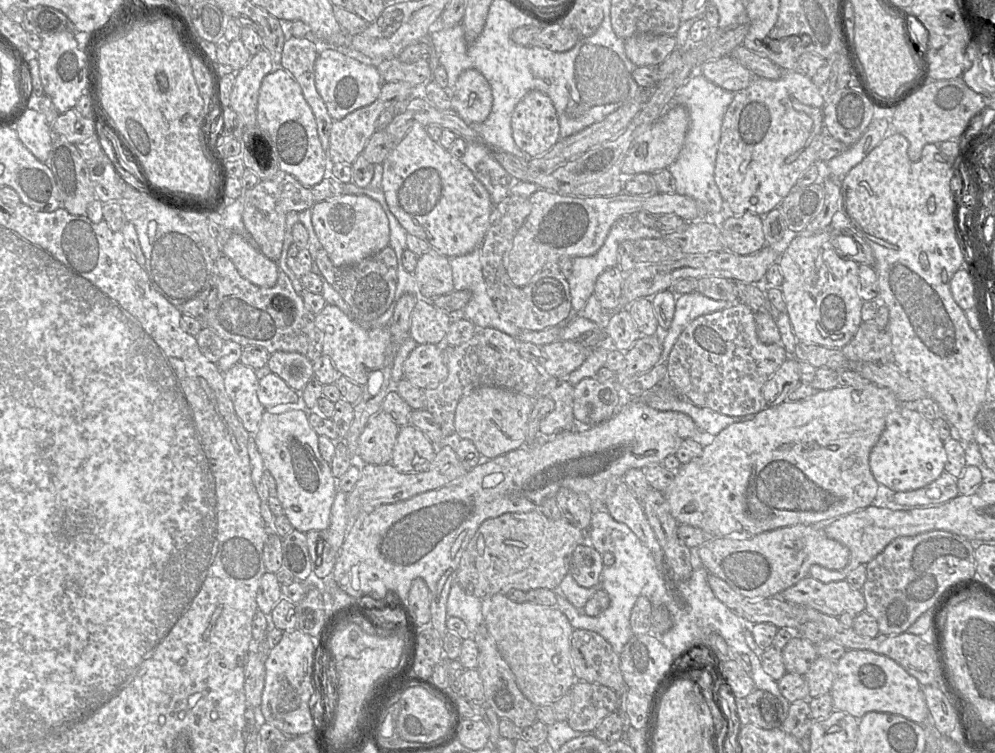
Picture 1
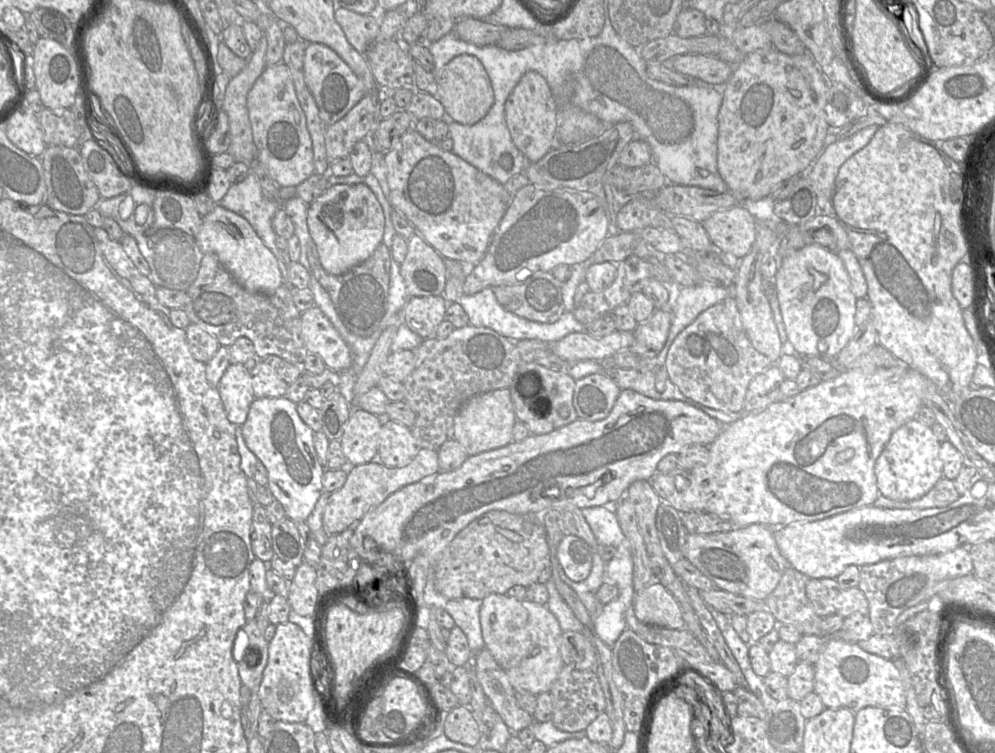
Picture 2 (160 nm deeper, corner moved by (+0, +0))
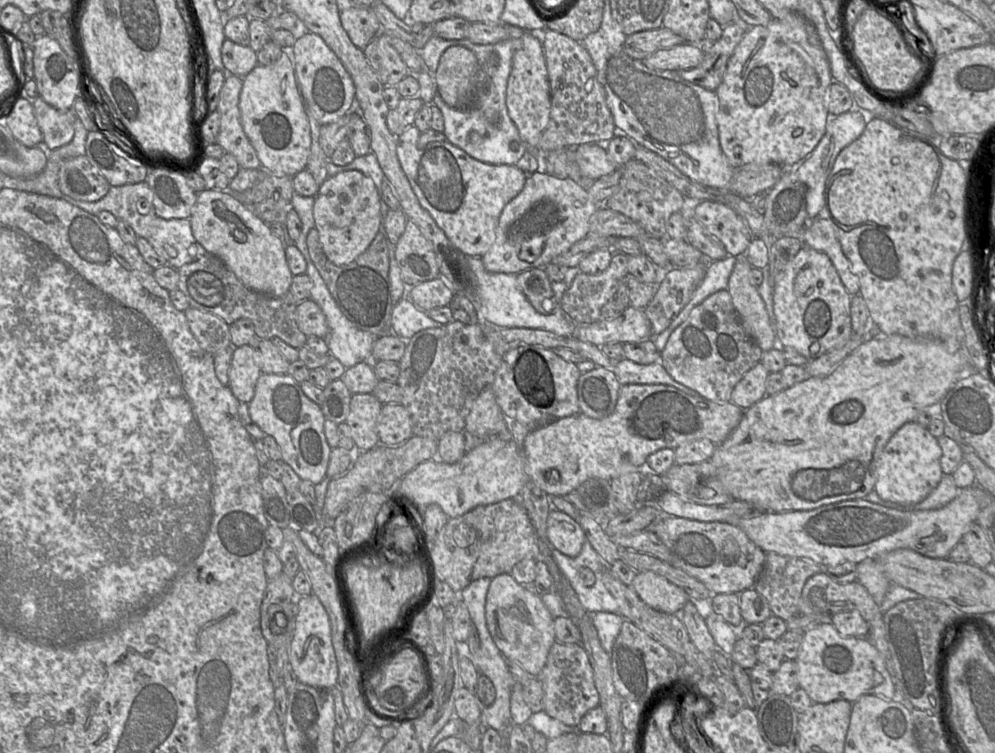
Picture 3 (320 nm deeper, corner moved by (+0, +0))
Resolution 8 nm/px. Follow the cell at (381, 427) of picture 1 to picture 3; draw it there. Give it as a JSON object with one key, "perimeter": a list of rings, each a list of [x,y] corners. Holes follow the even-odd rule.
{"perimeter":[[[356,393],[351,396],[345,422],[358,450],[369,450],[379,441],[377,424],[382,405],[372,393]]]}

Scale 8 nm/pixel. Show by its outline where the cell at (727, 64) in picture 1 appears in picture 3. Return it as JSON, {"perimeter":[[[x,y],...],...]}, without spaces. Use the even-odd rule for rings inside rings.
{"perimeter":[[[683,43],[659,50],[642,62],[649,68],[680,71],[698,67],[704,60],[703,45]]]}

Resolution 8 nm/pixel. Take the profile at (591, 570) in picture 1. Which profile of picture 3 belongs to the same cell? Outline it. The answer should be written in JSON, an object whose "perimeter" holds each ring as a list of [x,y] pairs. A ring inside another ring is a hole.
{"perimeter":[[[552,508],[547,519],[547,538],[553,548],[575,557],[580,553],[586,536],[574,518]]]}

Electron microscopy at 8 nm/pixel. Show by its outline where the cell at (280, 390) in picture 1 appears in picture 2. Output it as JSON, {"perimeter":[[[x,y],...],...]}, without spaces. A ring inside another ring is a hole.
{"perimeter":[[[254,357],[244,364],[251,374],[252,389],[255,398],[276,398],[285,396],[288,384],[284,382],[268,364],[266,364],[263,360],[259,361],[259,359],[264,358]]]}

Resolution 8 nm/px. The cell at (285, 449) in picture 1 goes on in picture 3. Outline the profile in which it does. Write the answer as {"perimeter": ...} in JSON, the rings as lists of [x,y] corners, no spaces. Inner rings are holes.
{"perimeter":[[[262,373],[256,383],[252,400],[248,403],[249,414],[253,422],[267,435],[272,436],[277,442],[282,461],[291,466],[296,474],[302,479],[320,483],[326,477],[331,448],[324,434],[324,415],[320,405],[311,401],[302,391],[300,383],[290,375],[277,375]]]}

